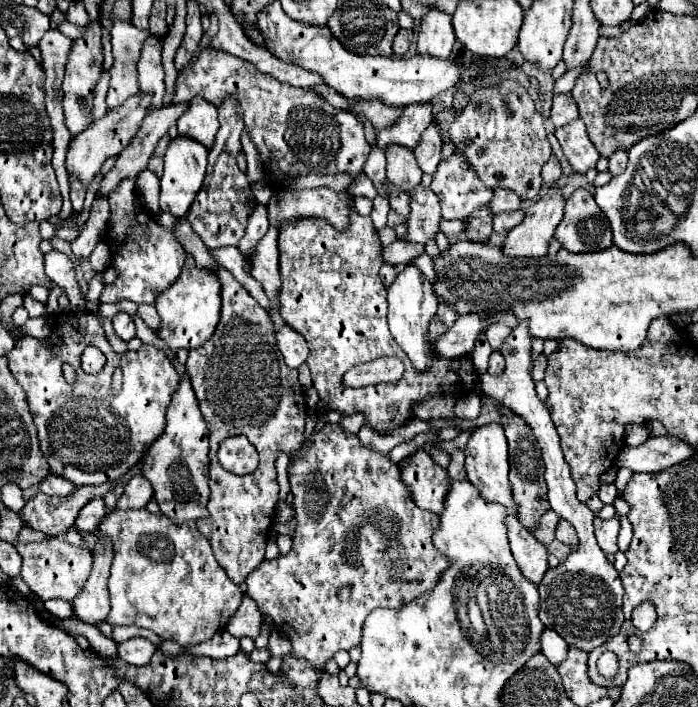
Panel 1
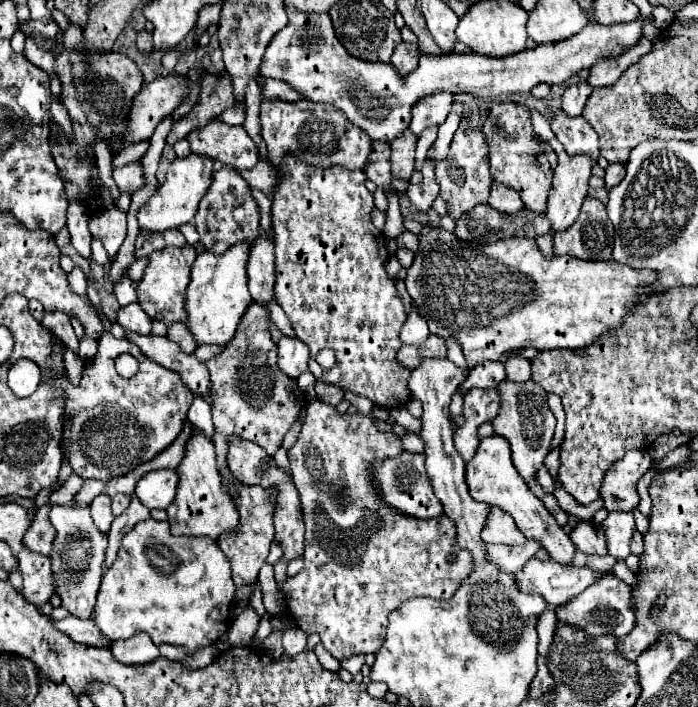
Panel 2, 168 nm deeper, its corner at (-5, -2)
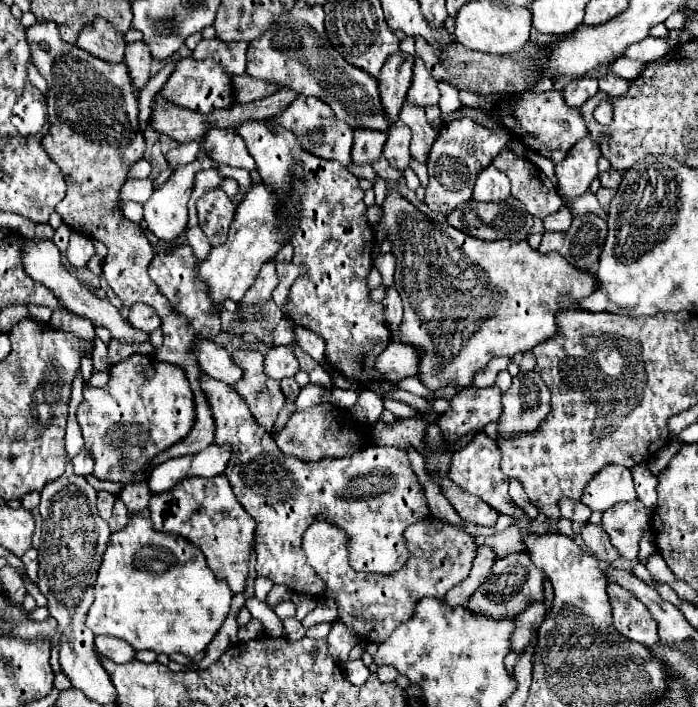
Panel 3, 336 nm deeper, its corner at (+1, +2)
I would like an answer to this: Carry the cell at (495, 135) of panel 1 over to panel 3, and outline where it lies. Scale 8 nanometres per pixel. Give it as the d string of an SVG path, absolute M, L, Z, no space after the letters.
M502 149L492 165L508 175L512 183L512 195L520 199L534 217L544 219L562 207L556 187L534 163L516 157L508 149Z

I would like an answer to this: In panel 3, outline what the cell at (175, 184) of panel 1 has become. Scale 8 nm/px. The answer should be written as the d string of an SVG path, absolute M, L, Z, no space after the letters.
M200 149L198 151L198 157L194 163L190 165L180 165L174 169L172 177L158 189L154 189L154 195L144 203L144 221L148 223L150 231L162 239L162 241L174 241L176 237L180 237L186 229L186 223L188 223L188 199L190 199L190 193L192 193L192 185L194 185L194 175L196 171L202 171L202 169L210 169L214 167L214 161L208 157L208 151L206 149Z

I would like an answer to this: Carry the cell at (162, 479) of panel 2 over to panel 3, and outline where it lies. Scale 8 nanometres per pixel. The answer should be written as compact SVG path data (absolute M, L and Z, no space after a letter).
M216 445L202 449L194 455L184 455L176 459L168 459L160 465L156 465L148 477L148 487L152 493L164 493L166 489L172 489L178 481L186 477L216 477L222 475L228 459L232 455L232 447L228 445Z

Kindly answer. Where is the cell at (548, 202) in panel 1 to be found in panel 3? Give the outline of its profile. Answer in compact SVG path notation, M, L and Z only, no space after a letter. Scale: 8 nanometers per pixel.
M590 137L580 139L566 155L562 163L556 165L556 177L560 183L560 197L566 201L580 197L588 191L590 183L598 177L598 159L602 157L600 145Z

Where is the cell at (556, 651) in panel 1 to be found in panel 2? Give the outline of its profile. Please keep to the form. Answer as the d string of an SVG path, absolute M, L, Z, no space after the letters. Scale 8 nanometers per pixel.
M546 609L540 617L538 617L538 653L542 657L548 657L550 647L554 643L554 635L556 635L556 615L554 609Z

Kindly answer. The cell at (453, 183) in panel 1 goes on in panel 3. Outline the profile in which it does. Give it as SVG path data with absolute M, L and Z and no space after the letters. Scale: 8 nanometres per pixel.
M462 117L454 119L446 125L442 125L436 143L432 145L432 151L428 155L428 187L426 187L426 197L424 203L436 211L448 215L452 209L458 205L466 203L472 199L472 189L474 189L474 179L476 175L492 163L492 159L500 153L500 149L506 147L510 135L506 133L504 127L490 131L476 121Z

